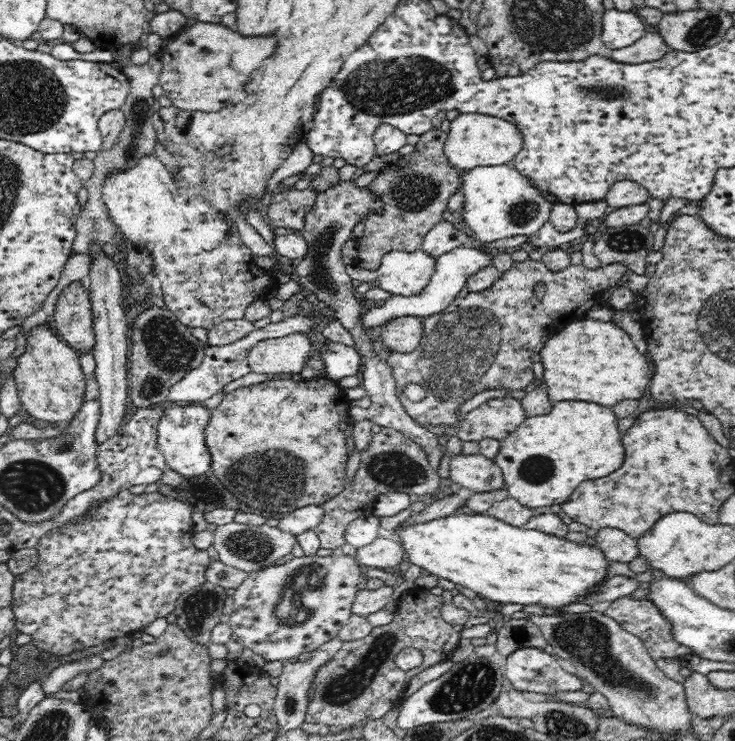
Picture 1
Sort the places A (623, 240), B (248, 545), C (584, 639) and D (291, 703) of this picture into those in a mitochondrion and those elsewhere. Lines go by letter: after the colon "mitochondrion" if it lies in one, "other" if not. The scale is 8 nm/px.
A: mitochondrion
B: mitochondrion
C: mitochondrion
D: mitochondrion

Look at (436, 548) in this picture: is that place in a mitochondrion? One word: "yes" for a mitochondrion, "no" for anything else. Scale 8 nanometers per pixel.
no

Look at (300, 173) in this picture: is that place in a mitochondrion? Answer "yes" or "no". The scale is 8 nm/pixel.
no

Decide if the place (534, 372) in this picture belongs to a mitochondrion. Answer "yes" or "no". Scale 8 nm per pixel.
no

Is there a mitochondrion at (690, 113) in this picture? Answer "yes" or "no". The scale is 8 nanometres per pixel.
no

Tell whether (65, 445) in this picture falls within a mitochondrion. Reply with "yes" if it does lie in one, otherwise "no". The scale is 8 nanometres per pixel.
yes

